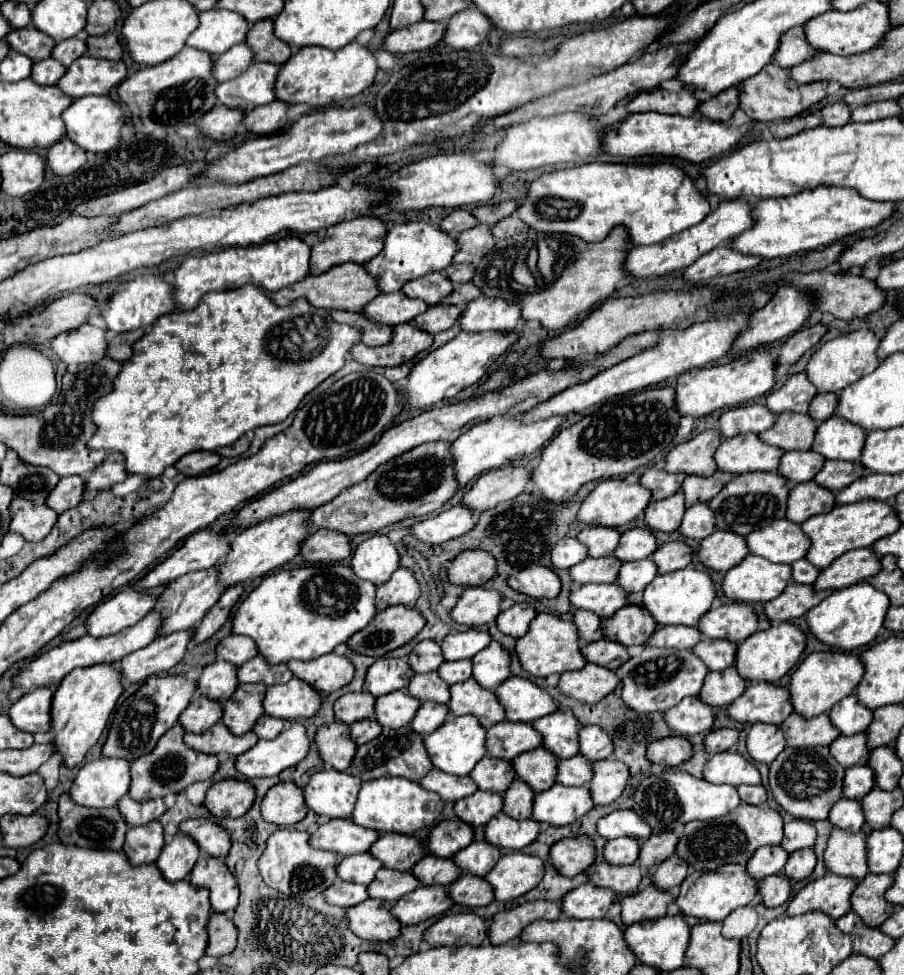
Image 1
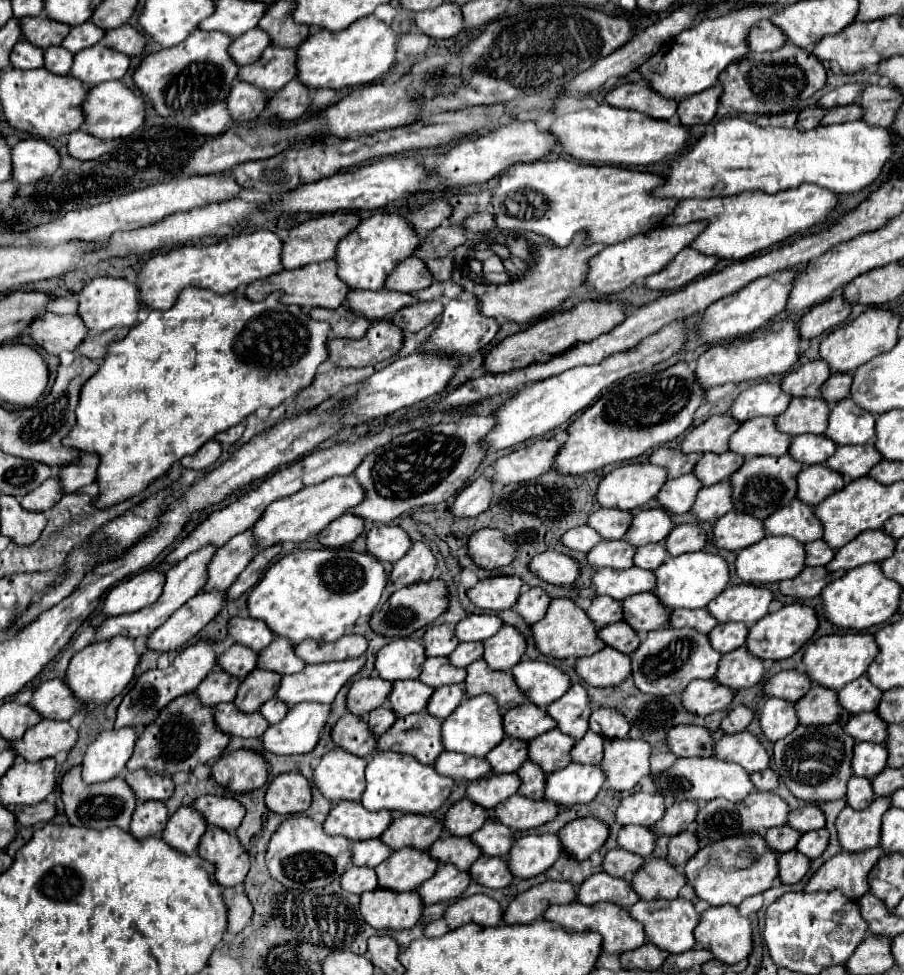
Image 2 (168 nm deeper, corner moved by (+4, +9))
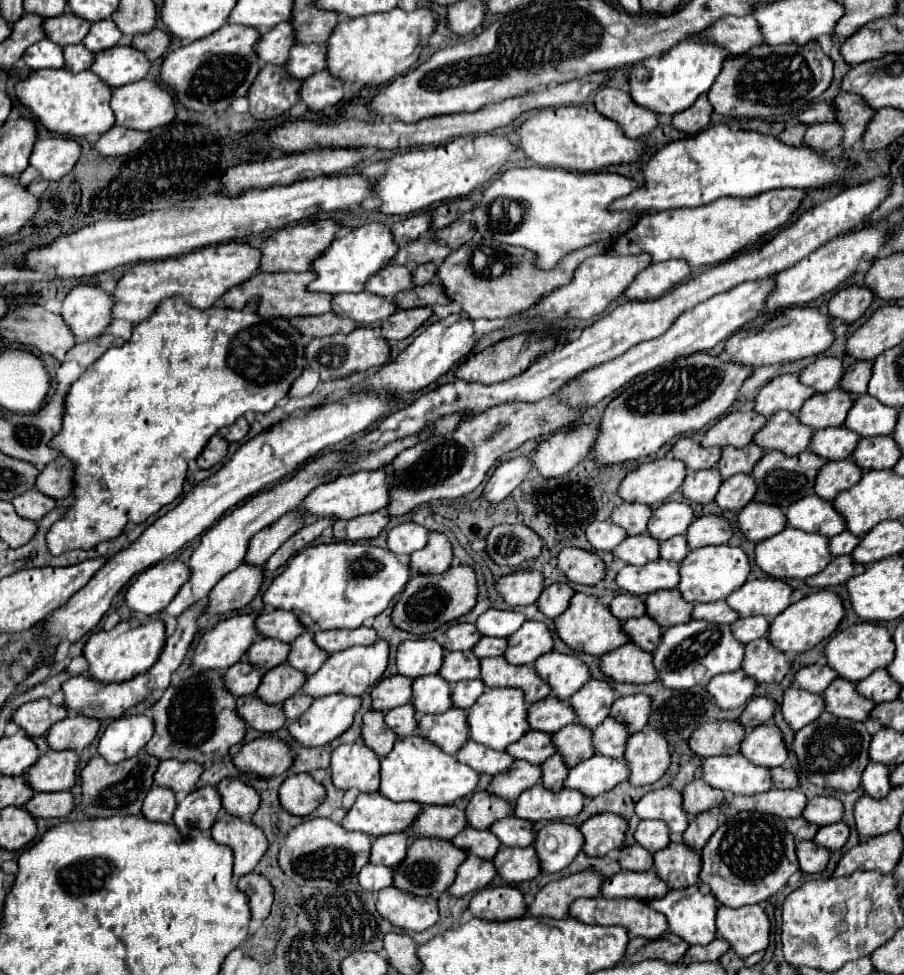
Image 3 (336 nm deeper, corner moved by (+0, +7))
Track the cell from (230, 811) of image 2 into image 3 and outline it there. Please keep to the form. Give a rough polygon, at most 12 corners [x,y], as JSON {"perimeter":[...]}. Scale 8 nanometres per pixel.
{"perimeter":[[236,777],[218,783],[222,805],[238,817],[254,815],[260,795]]}

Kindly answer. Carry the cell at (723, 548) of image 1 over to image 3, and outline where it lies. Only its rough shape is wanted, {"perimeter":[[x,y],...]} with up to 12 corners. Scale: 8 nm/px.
{"perimeter":[[750,501],[738,525],[750,541],[786,527],[778,505]]}

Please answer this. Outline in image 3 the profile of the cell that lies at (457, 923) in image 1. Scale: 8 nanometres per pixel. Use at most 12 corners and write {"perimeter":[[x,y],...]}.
{"perimeter":[[512,885],[486,887],[470,913],[488,921],[526,915],[524,893]]}

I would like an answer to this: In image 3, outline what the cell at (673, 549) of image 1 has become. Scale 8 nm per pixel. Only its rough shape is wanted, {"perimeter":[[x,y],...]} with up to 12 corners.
{"perimeter":[[718,515],[698,517],[686,531],[690,549],[728,543],[734,529]]}

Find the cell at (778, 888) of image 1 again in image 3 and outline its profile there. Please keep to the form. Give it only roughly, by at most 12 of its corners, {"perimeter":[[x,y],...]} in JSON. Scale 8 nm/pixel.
{"perimeter":[[814,841],[798,843],[804,873],[822,873],[830,849]]}

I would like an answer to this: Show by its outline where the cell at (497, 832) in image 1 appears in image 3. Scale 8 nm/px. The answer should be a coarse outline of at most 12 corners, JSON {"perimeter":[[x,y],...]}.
{"perimeter":[[542,783],[516,799],[514,815],[528,821],[574,817],[584,795],[550,791]]}

